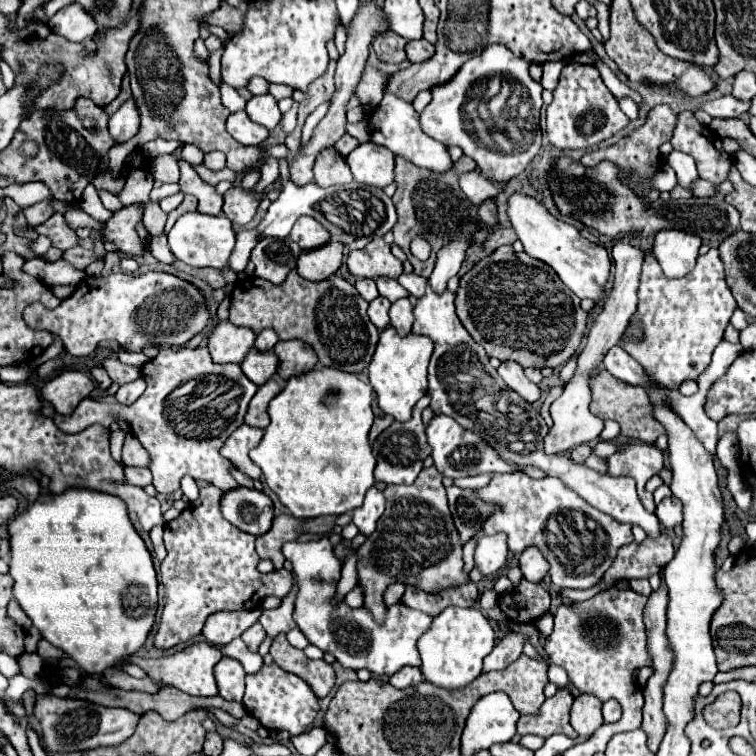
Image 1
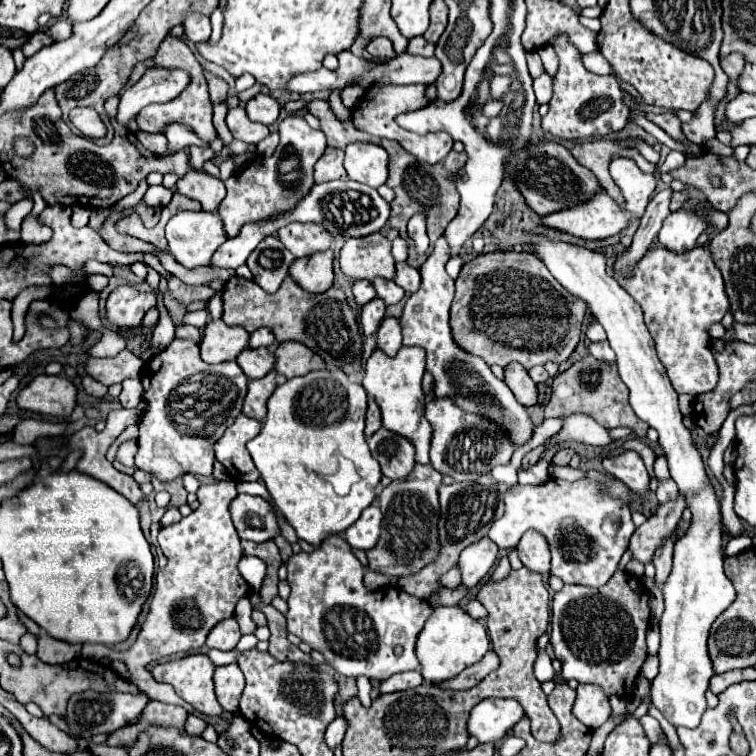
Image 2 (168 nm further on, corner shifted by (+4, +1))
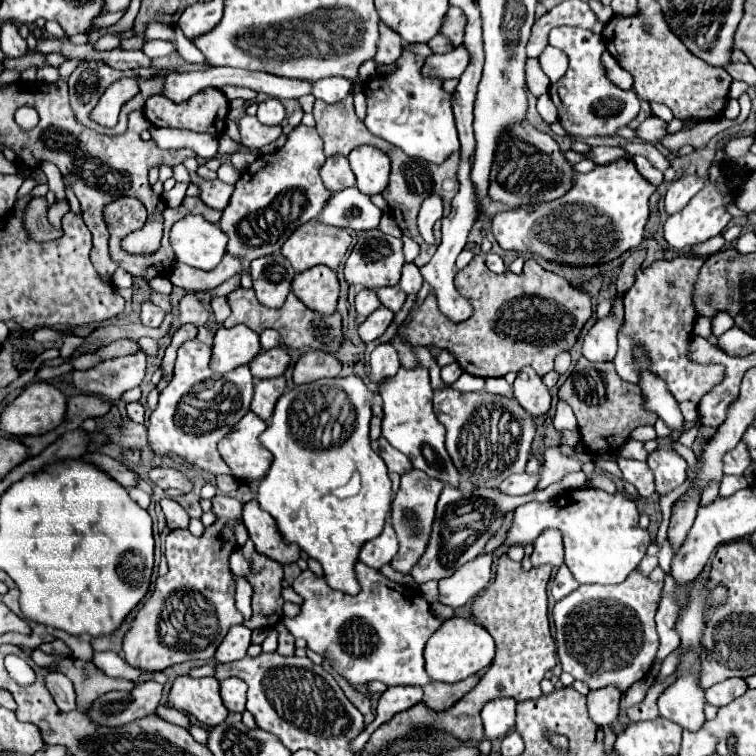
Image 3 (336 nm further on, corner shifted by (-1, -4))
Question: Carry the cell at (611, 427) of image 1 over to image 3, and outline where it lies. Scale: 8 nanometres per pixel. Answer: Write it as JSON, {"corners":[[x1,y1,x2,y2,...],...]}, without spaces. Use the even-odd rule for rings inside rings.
{"corners":[[639,426,631,432,631,438,633,440,641,440,641,442,647,442,647,440,655,440,657,434,655,434,655,428,653,426]]}

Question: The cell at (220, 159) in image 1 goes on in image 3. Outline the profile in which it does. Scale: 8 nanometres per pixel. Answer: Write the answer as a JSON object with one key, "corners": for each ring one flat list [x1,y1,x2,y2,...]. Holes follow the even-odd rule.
{"corners":[[227,134,221,136,221,148,219,148,219,154,235,154,235,152,239,152,239,150,247,150,247,148,241,146,241,144,237,144,237,142,233,142,231,138,227,138]]}

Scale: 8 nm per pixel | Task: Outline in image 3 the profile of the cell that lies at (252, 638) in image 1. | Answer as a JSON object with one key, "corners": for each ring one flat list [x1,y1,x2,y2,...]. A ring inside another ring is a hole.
{"corners":[[235,576,235,602,237,602,237,610,243,612,245,620,249,620,251,616,251,584,243,578,243,576]]}

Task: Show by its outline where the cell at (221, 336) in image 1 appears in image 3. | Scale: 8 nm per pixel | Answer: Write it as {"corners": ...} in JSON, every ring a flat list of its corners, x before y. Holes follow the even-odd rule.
{"corners":[[237,324,233,328,219,328,213,342,213,358,211,370,217,374,227,374,237,366,249,364,261,352,259,334,247,328,245,324]]}

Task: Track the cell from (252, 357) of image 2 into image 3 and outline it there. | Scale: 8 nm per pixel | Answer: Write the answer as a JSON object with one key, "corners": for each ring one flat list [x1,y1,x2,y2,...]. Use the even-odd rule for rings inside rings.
{"corners":[[283,346,271,348,267,352,259,352,257,358,249,364,251,366,251,374,253,378,273,378,273,376,281,376,291,364,291,356,287,354,287,350]]}

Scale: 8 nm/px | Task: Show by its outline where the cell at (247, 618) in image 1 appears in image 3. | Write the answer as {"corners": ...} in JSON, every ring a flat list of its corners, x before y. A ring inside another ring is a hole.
{"corners":[[243,624,231,626,231,630,225,636,225,640,221,642,221,646,215,652,215,662,241,660,247,654,249,644,251,644,251,630,245,628]]}

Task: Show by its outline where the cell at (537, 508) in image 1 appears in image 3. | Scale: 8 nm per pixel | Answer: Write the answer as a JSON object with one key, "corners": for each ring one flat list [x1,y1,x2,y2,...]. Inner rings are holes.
{"corners":[[571,490,551,502,527,502,515,510,513,528,505,546,531,544,547,530,559,528,565,540,565,564,579,584,619,584,643,560,651,536,639,526,635,502,625,492,607,494,605,490]]}

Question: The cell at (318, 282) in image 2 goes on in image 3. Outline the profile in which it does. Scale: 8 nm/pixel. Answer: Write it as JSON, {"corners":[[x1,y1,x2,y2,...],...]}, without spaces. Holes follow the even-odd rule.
{"corners":[[313,266,293,280,295,296,313,312,333,314,337,310,339,282,337,274,327,266]]}

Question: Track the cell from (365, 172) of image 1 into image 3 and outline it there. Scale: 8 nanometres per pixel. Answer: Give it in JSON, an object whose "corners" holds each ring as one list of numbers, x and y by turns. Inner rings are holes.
{"corners":[[359,146,349,154,351,170,357,176,357,188,367,194,381,194,389,182,389,156,375,146]]}

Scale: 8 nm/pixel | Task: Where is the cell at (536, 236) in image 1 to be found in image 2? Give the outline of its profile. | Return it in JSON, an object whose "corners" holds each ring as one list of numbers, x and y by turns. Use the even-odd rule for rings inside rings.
{"corners":[[526,231,524,237,534,247,534,255,548,267,558,283,574,297,588,303,588,309,598,319,608,335,608,343,616,353,616,365,622,381,630,389,630,405,634,413,660,433,660,447,666,455,670,477,686,499,692,521,686,533,674,545,672,571,664,583,664,615,660,619,660,671,652,681,652,701,674,727,698,727,706,711,706,689,714,675,708,657,708,631,718,613,722,613,736,597,734,585,724,575,722,555,722,513,714,485,706,473,700,451,692,443,690,431,682,423,678,409,678,393,670,385,664,365,656,355,654,341,644,325,640,305,606,273,606,255,566,241,552,241,540,233]]}

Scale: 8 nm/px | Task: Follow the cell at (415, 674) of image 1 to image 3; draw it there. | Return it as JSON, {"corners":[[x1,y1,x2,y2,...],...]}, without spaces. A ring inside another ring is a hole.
{"corners":[[393,686,389,688,385,694,381,694,379,698,379,706,377,706,377,716,371,724,367,724,367,728,363,732,351,740,351,749,354,754,359,752,369,739,369,736,385,722,389,722,395,714,409,710,411,706,419,704,423,698,423,690,419,686]]}

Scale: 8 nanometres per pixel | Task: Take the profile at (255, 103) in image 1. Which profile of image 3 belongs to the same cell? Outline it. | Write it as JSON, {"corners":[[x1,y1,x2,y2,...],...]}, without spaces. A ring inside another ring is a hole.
{"corners":[[267,98,265,102,259,104,257,118,259,118,259,122,273,126,273,124,281,124,287,118,287,114,285,114,283,104,277,98]]}

